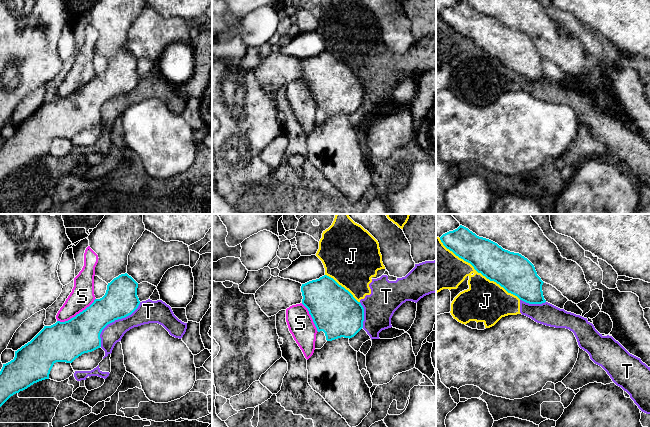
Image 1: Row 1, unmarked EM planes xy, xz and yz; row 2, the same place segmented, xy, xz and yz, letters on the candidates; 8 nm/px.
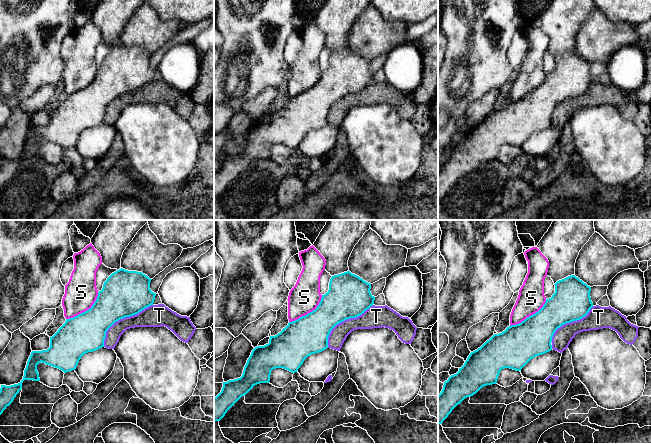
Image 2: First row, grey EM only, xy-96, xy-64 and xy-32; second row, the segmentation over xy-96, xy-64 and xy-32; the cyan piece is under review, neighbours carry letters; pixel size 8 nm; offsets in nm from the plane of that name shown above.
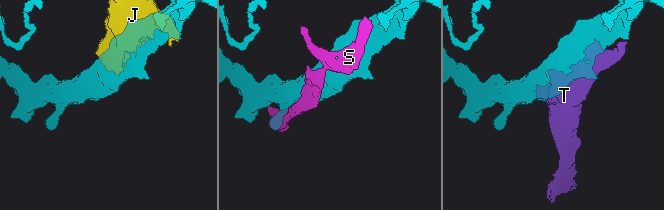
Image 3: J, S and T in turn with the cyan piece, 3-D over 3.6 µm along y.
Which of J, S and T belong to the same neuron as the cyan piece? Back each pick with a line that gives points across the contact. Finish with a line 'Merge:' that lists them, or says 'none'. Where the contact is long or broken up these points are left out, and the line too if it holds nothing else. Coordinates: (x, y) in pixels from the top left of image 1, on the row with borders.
Merge: none

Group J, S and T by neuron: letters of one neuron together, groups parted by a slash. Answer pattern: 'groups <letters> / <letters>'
groups J T / S

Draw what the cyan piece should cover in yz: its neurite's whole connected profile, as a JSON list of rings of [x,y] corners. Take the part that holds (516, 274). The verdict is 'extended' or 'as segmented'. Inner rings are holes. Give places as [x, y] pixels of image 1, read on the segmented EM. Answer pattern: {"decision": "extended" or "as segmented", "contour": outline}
{"decision": "as segmented", "contour": [[[462,225],[453,231],[443,234],[440,240],[447,249],[470,263],[478,273],[481,273],[490,281],[496,282],[508,293],[517,296],[520,300],[529,304],[542,304],[546,302],[542,291],[544,282],[537,275],[534,265],[521,254],[505,250],[497,243],[477,236]]]}

